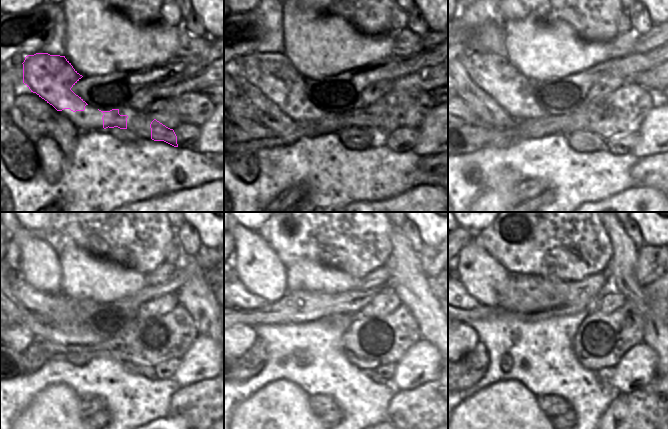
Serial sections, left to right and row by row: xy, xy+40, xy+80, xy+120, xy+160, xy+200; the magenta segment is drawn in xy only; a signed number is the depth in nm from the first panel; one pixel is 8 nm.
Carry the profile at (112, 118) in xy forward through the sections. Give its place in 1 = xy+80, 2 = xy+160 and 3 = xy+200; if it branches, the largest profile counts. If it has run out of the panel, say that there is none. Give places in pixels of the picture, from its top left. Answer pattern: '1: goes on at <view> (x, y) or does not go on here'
1: goes on at xy+80 (567, 123)
2: goes on at xy+160 (365, 356)
3: goes on at xy+200 (587, 353)

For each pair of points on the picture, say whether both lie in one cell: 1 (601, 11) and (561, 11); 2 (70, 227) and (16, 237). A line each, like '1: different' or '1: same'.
1: same
2: different

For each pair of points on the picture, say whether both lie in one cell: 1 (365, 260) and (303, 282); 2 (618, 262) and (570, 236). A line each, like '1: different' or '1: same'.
1: different
2: different

